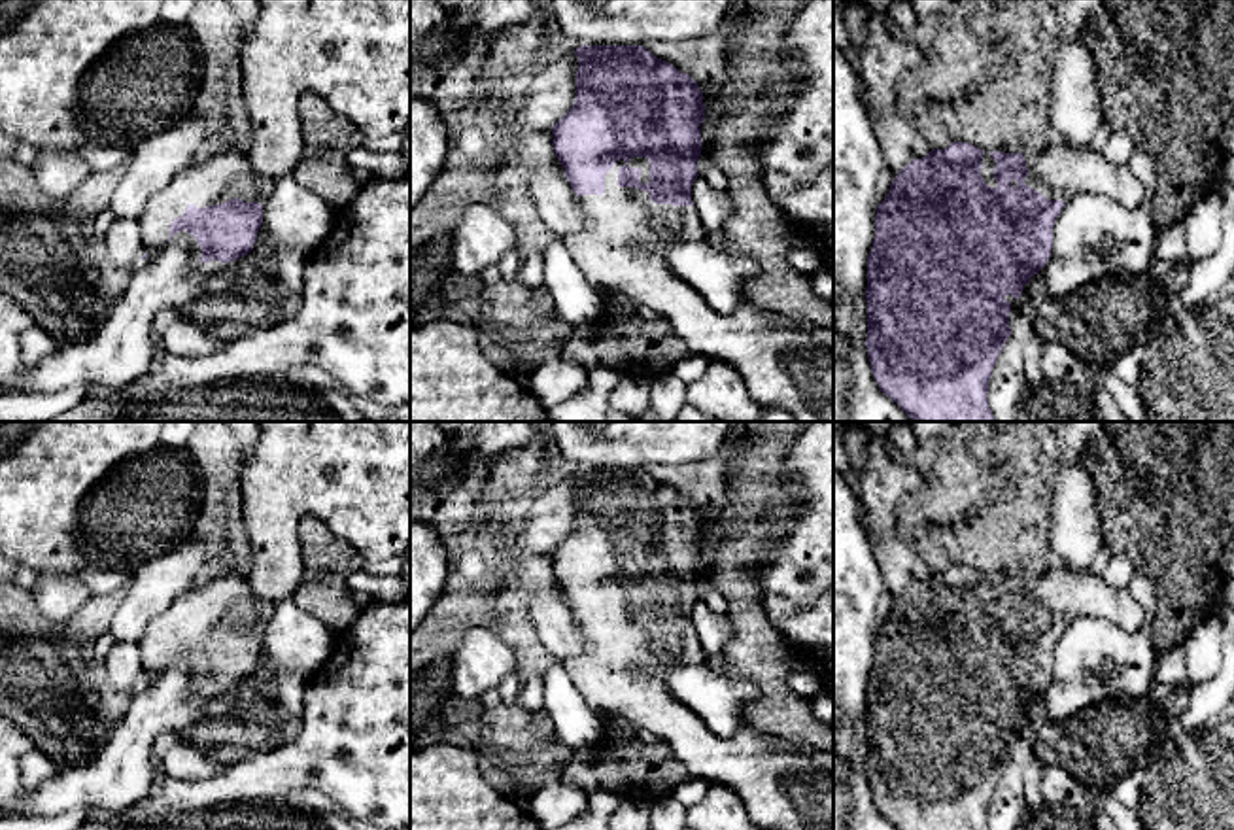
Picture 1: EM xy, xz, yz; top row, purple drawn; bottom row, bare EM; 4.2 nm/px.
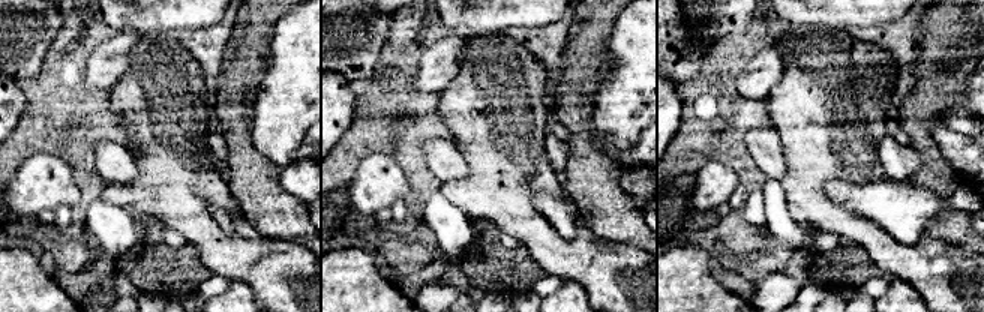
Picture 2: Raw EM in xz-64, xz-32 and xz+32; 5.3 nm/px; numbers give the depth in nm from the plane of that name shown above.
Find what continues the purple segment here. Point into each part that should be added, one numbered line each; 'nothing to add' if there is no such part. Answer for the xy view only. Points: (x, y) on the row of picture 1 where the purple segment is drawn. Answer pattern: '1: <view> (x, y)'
1: xy (229, 174)

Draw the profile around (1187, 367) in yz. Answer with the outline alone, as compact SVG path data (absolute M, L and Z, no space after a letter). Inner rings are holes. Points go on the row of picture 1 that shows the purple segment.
M1219 295L1158 323L1143 348L1138 391L1149 422L1234 422L1234 299Z

